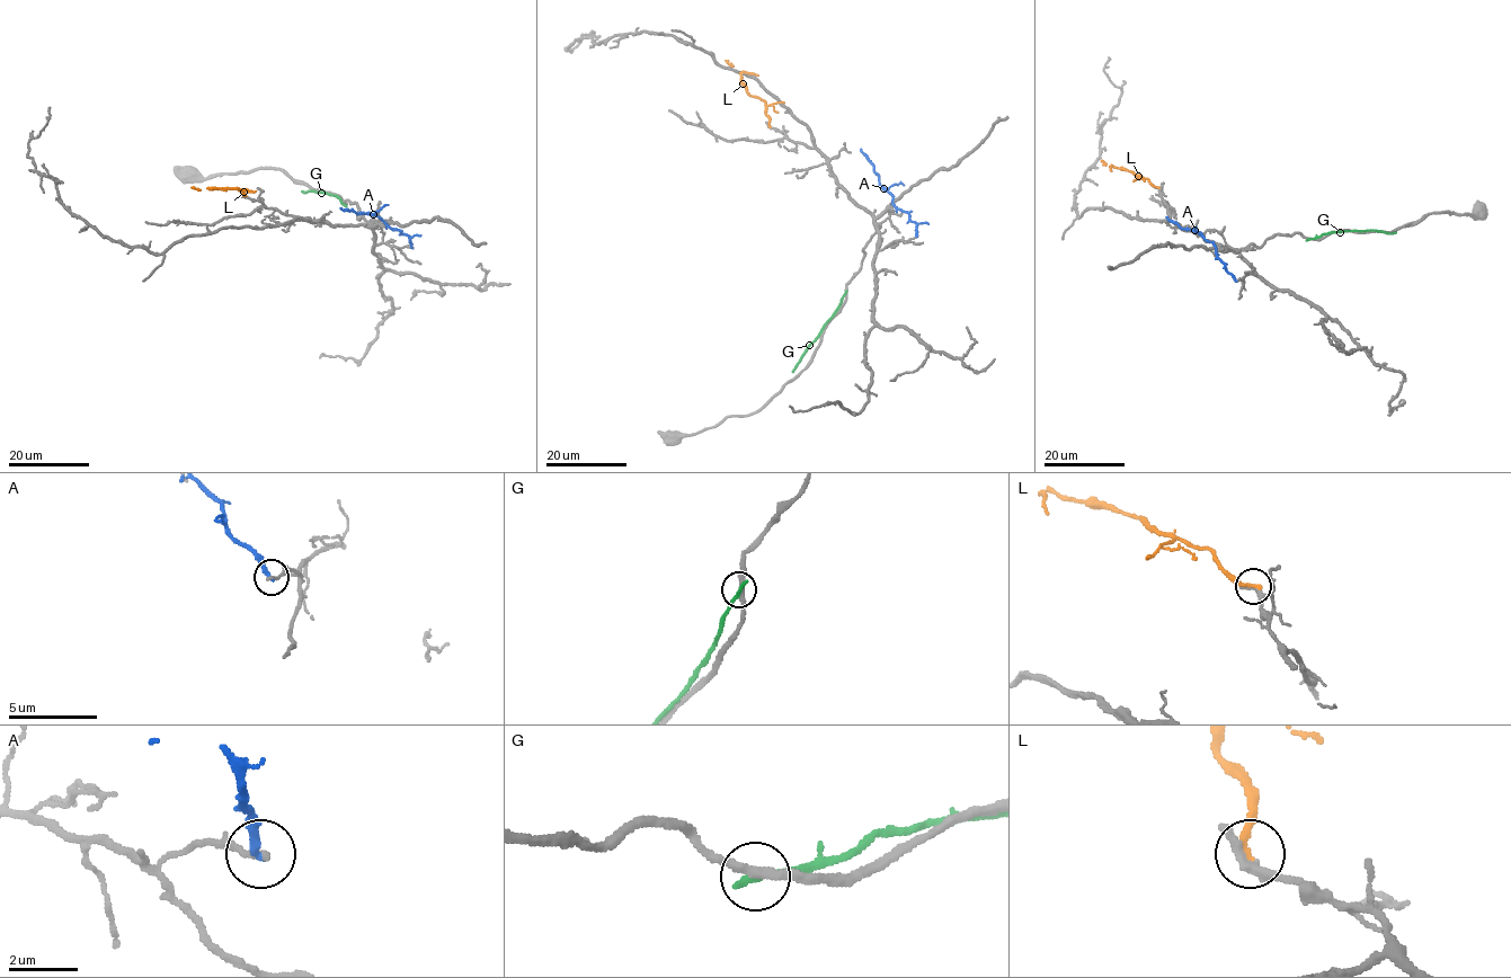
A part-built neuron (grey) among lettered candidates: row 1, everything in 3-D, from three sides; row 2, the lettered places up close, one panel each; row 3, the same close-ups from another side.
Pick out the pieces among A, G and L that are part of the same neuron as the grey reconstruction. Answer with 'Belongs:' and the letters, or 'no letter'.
Belongs: no letter

